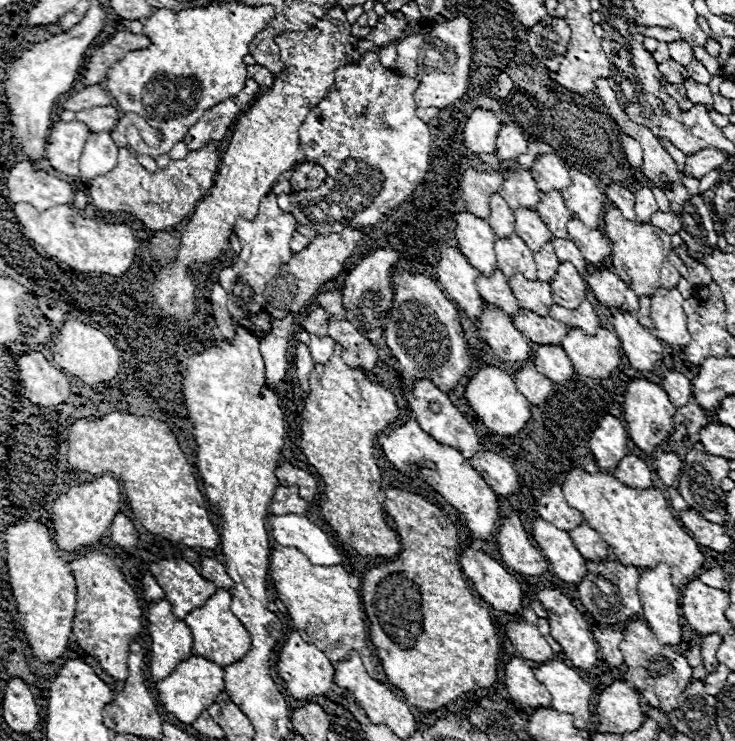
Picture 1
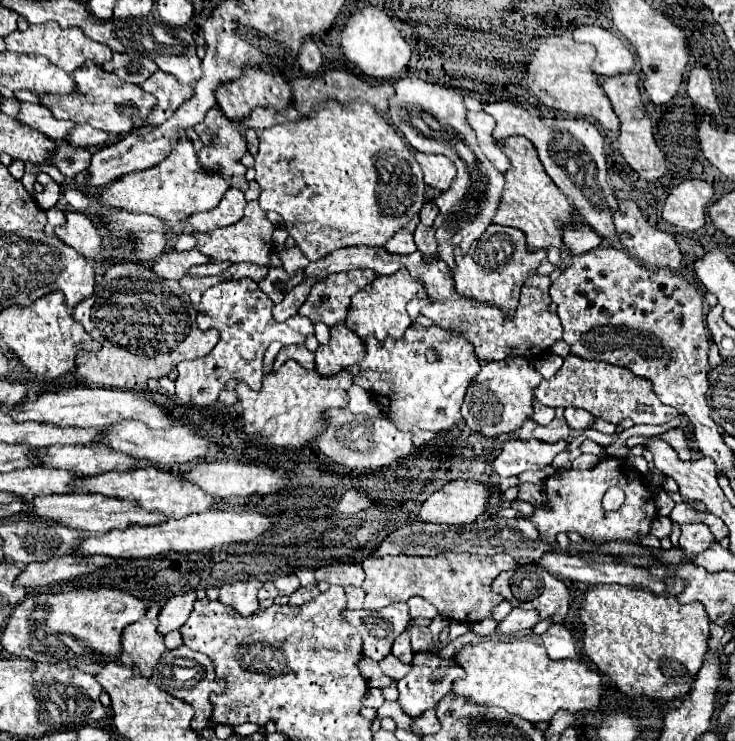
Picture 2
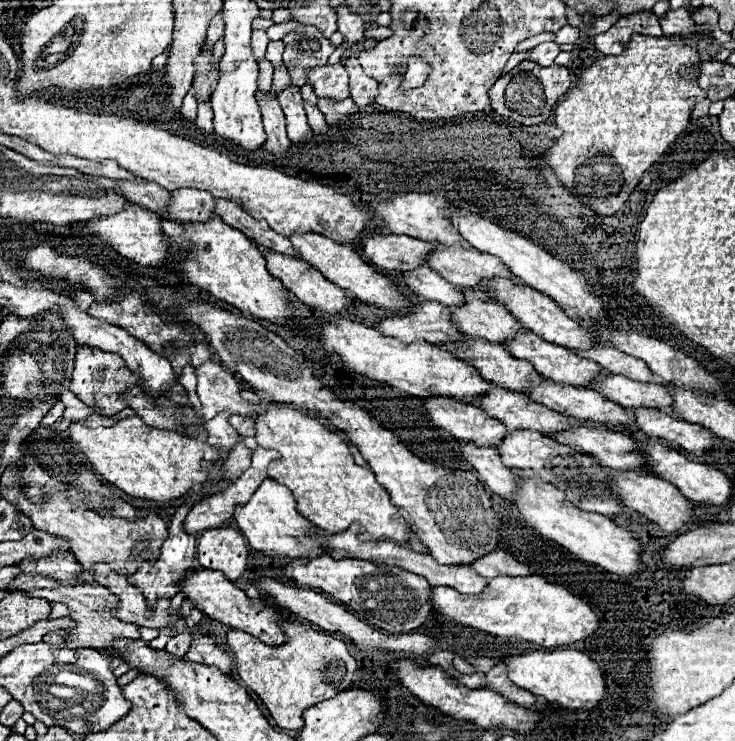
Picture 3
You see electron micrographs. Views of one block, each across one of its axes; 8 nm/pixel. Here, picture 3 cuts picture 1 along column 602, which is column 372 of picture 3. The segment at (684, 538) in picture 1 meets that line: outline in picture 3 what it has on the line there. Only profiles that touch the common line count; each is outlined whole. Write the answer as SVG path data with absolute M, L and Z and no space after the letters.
M288 404L264 406L264 412L260 416L250 416L250 418L256 420L258 446L272 448L272 450L280 452L280 460L272 462L268 466L268 478L272 478L274 482L290 488L290 492L296 498L298 512L302 516L306 516L318 528L322 528L326 532L332 532L332 534L344 532L354 522L358 522L362 526L360 540L392 540L392 542L400 542L400 544L410 544L410 532L412 530L406 524L406 520L400 516L398 508L390 502L388 492L376 482L372 470L354 464L354 460L348 452L348 446L338 438L336 432L326 430L318 420L310 418L302 410L290 408Z

